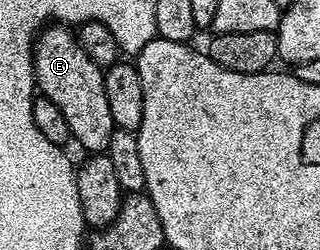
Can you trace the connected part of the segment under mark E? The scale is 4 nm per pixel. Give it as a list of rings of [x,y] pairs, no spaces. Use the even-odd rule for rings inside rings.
[[[47,25],[38,32],[34,40],[34,81],[41,98],[53,101],[64,113],[64,121],[68,121],[70,138],[86,150],[86,153],[105,153],[108,141],[116,130],[112,121],[112,112],[108,110],[108,96],[104,94],[104,71],[84,53],[78,44],[75,32],[66,25]]]

